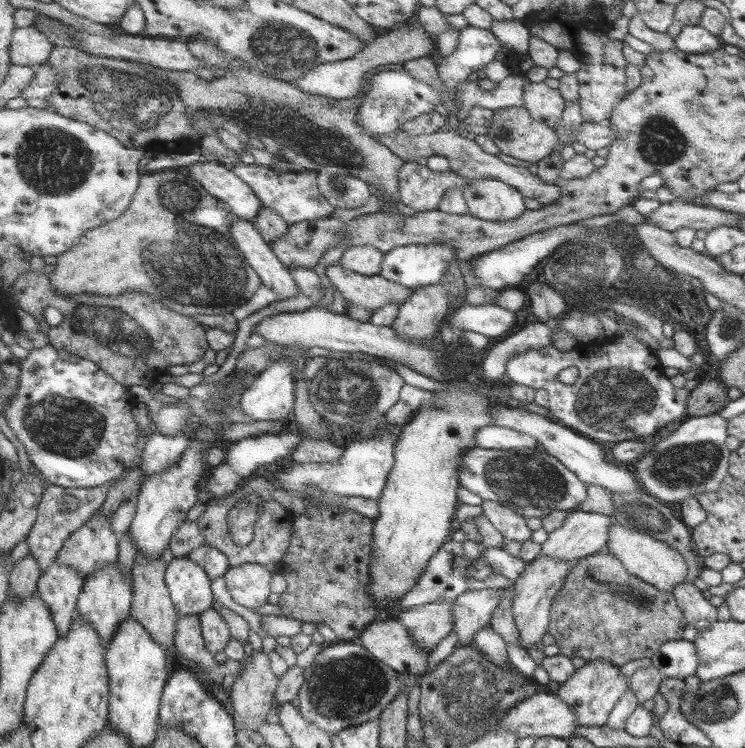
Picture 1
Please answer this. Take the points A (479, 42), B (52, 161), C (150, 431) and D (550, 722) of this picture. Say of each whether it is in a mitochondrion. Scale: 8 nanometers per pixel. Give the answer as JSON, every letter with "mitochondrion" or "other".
{"A":"other","B":"mitochondrion","C":"other","D":"other"}

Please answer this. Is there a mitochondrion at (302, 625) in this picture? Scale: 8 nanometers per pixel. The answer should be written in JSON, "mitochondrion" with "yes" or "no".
{"mitochondrion":"no"}

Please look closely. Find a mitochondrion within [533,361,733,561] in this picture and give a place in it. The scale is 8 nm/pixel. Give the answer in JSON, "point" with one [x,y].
{"point":[691,466]}

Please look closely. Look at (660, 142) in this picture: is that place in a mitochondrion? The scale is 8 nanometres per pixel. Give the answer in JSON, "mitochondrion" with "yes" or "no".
{"mitochondrion":"yes"}

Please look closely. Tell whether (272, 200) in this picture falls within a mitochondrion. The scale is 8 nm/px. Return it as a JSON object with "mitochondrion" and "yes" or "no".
{"mitochondrion":"no"}

